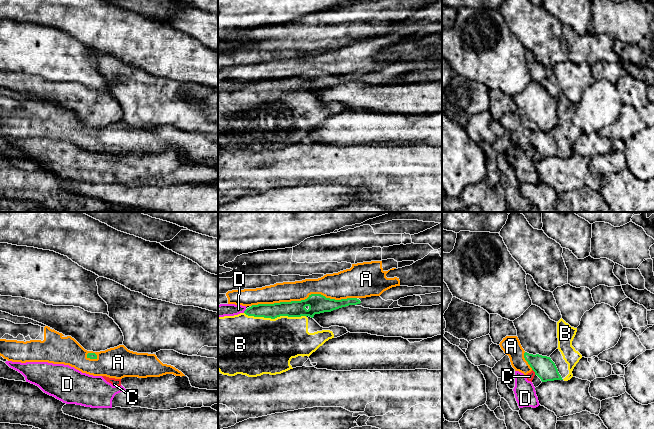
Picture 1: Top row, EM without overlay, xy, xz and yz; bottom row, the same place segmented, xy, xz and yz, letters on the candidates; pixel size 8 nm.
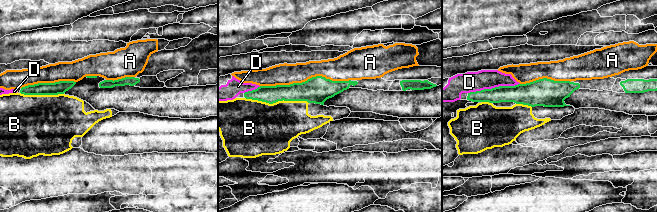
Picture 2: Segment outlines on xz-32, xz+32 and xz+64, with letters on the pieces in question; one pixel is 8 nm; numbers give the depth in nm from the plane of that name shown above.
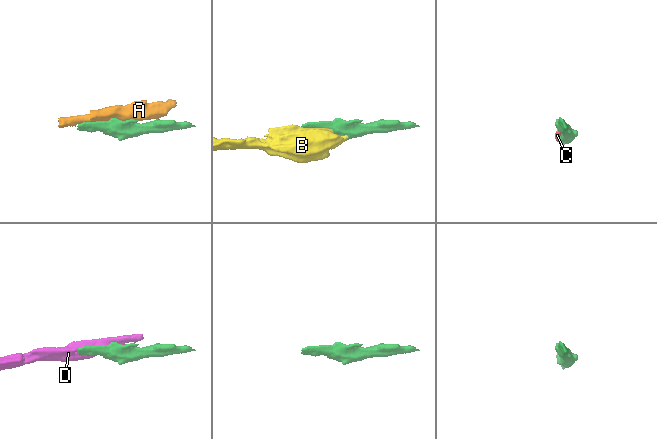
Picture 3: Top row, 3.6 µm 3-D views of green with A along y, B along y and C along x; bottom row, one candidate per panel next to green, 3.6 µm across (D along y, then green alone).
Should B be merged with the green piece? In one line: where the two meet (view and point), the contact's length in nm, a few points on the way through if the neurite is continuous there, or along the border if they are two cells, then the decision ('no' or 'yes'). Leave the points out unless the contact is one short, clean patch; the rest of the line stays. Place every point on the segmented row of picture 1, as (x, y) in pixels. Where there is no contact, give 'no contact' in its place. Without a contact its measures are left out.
xz (275, 317) | 500 nm | yes

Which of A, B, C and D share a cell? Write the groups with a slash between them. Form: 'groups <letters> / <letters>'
groups A / B / C D

